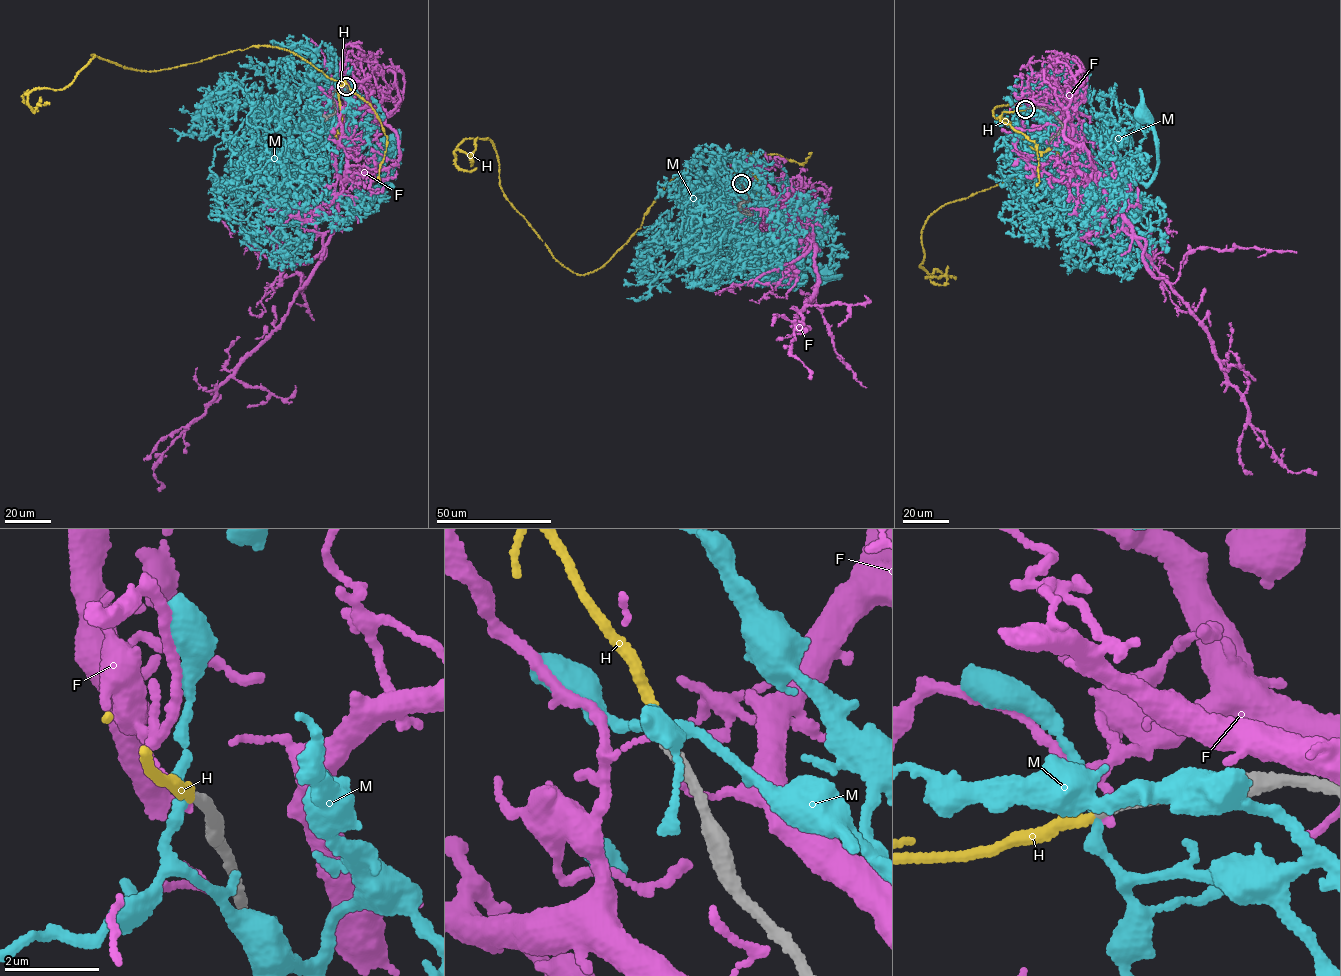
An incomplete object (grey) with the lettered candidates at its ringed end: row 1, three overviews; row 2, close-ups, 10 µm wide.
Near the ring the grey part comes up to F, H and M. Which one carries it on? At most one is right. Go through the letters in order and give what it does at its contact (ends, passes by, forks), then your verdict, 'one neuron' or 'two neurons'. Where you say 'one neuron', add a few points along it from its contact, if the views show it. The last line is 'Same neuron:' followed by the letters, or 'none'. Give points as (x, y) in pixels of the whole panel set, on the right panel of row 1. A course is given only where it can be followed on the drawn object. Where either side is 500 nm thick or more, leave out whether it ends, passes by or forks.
F: it ends there; two neurons
H: it ends there; one neuron; it runs (1026, 109), (992, 116), (996, 106), (1028, 107), (1066, 151), (927, 218), (919, 265), (945, 282), (925, 278)
M: it passes by; two neurons
Same neuron: H

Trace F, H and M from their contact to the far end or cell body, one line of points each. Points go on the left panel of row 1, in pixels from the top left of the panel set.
F: (346, 86), (344, 183), (325, 256), (284, 321), (161, 456), (153, 473), (159, 488)
H: (346, 86), (274, 46), (158, 70), (94, 54), (63, 88), (28, 94), (33, 111), (49, 104)
M: (346, 86), (351, 138), (300, 162), (293, 209), (316, 182), (337, 204), (371, 193), (386, 149)

